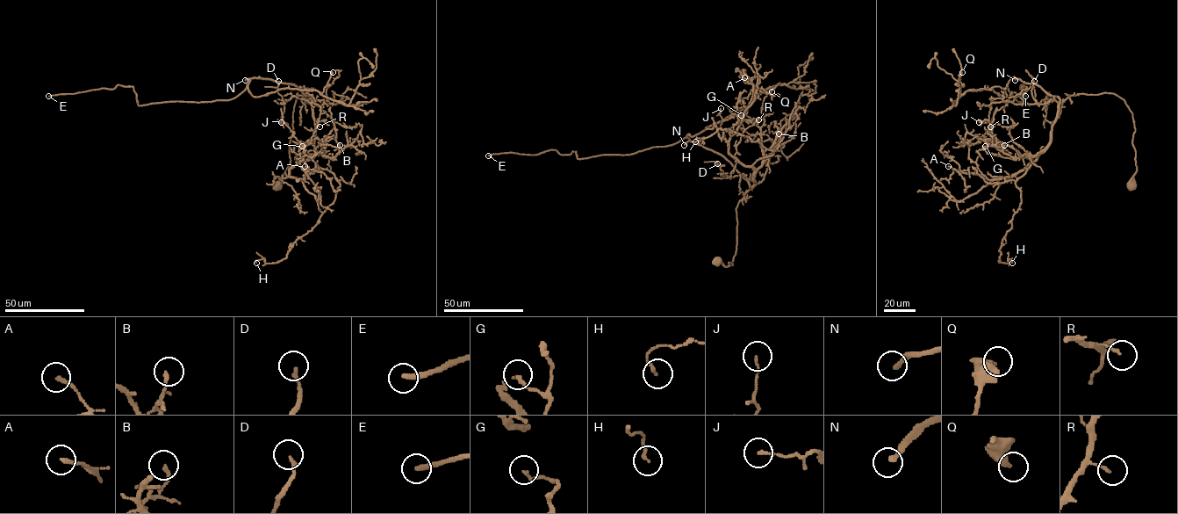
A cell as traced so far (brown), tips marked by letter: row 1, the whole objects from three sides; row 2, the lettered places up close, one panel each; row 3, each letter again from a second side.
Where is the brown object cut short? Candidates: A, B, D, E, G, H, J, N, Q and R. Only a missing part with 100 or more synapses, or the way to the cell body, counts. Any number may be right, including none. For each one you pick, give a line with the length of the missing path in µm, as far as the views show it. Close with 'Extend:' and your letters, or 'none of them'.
E: missing 150 µm
N: missing 130 µm
Extend: E, N

